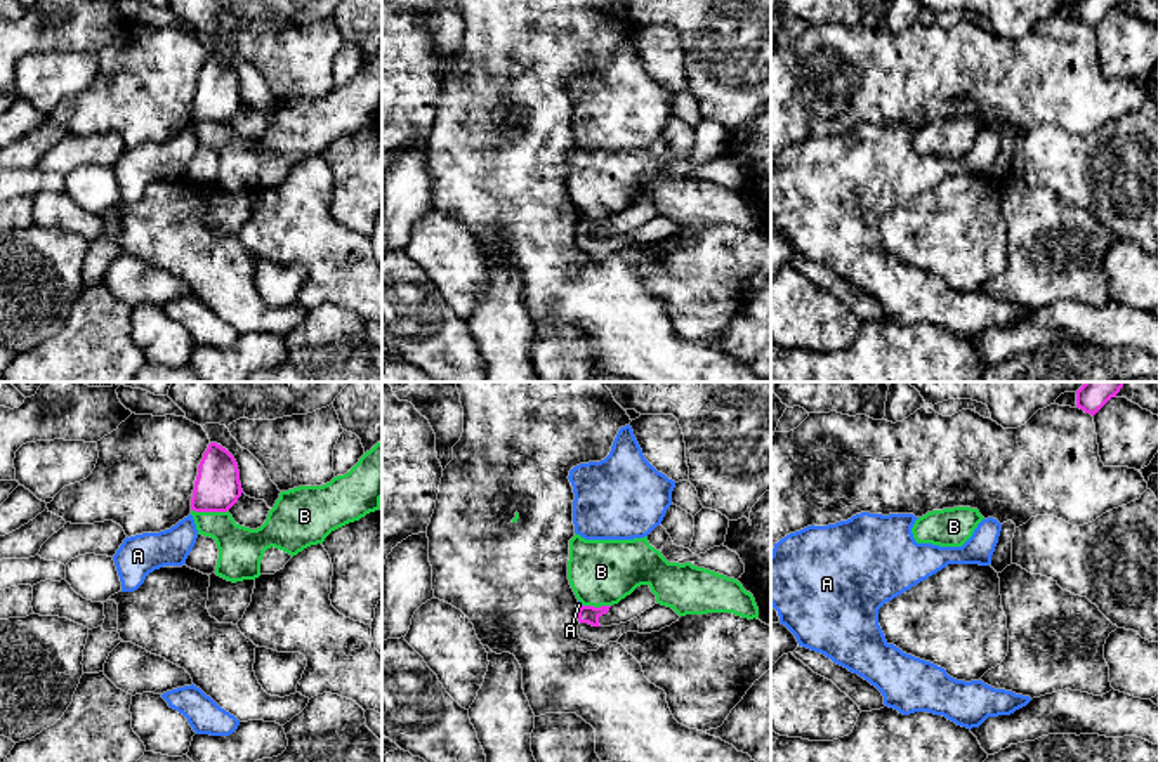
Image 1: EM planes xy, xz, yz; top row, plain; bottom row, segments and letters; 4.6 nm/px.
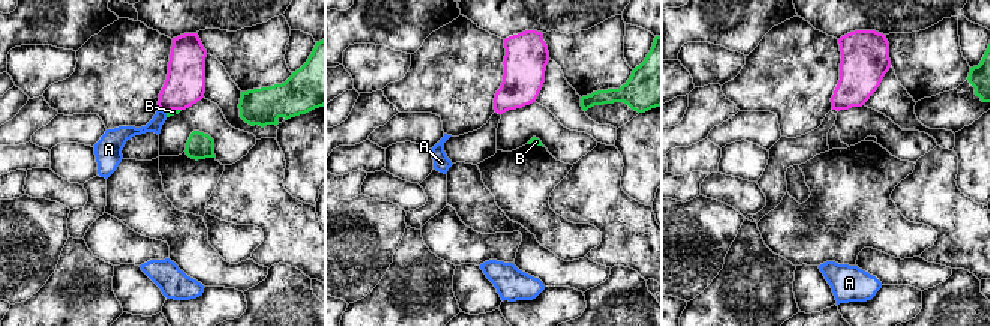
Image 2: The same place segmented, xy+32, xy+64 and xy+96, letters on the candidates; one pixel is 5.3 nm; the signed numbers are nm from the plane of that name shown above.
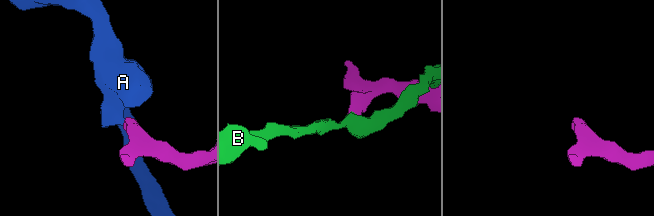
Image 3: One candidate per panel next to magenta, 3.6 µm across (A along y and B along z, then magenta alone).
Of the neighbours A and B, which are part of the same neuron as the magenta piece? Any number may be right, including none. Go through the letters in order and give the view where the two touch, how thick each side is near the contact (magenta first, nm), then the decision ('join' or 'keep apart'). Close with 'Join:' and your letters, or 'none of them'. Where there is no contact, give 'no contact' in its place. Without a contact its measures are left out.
A: xz | 80/20 nm | keep apart
B: xy | 220/200 nm | keep apart
Join: none of them

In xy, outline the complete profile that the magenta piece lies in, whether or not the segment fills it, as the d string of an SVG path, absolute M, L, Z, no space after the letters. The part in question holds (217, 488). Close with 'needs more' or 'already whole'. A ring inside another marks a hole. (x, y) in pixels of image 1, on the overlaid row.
M210 443L198 465L191 510L227 512L241 496L240 470L234 457Z; already whole

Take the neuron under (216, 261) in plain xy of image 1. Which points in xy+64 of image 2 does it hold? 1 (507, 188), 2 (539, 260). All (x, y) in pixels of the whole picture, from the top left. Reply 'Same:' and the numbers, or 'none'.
Same: 2

